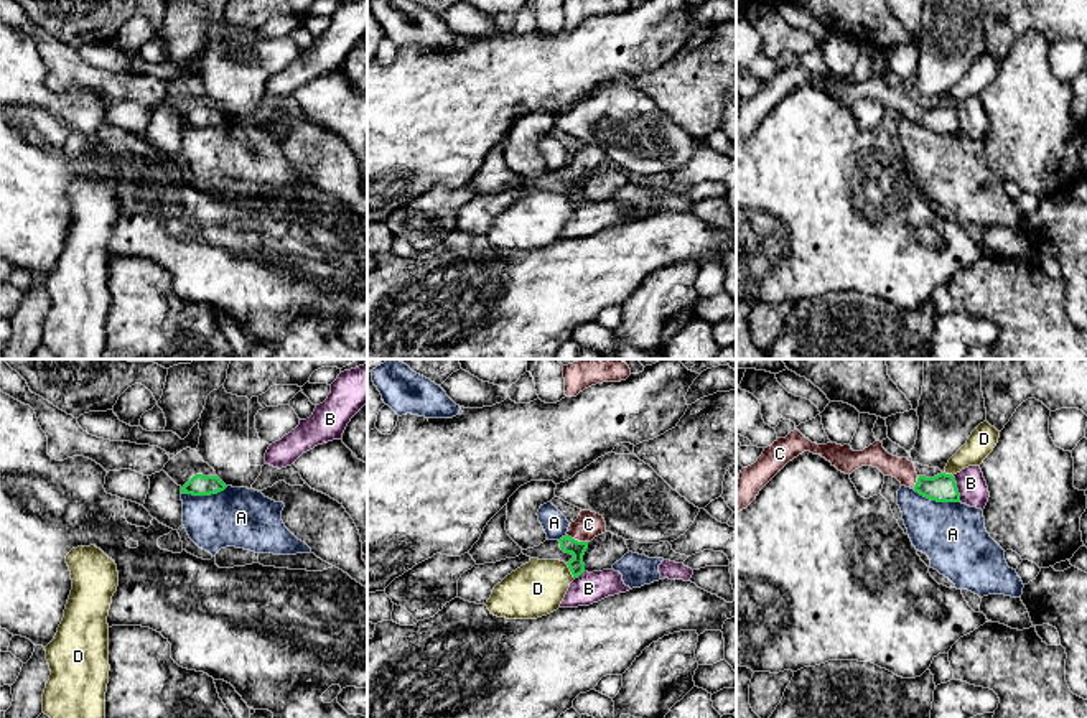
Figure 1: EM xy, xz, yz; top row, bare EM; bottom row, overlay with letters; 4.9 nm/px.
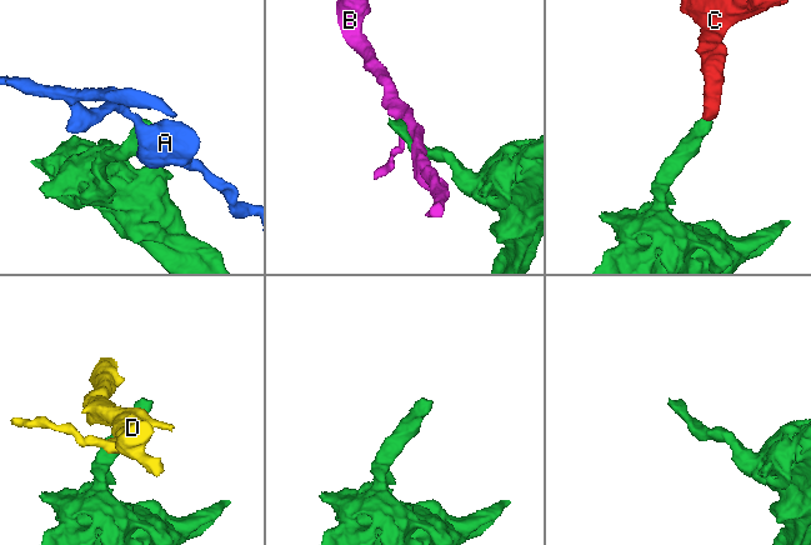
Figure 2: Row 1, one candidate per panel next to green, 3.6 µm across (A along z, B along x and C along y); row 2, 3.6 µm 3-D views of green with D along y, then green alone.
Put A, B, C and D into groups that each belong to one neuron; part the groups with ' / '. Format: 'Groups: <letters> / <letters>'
Groups: A / B / C / D

